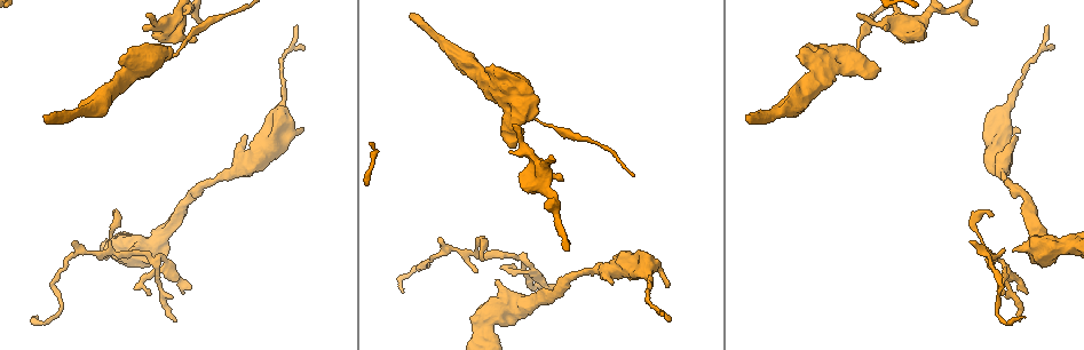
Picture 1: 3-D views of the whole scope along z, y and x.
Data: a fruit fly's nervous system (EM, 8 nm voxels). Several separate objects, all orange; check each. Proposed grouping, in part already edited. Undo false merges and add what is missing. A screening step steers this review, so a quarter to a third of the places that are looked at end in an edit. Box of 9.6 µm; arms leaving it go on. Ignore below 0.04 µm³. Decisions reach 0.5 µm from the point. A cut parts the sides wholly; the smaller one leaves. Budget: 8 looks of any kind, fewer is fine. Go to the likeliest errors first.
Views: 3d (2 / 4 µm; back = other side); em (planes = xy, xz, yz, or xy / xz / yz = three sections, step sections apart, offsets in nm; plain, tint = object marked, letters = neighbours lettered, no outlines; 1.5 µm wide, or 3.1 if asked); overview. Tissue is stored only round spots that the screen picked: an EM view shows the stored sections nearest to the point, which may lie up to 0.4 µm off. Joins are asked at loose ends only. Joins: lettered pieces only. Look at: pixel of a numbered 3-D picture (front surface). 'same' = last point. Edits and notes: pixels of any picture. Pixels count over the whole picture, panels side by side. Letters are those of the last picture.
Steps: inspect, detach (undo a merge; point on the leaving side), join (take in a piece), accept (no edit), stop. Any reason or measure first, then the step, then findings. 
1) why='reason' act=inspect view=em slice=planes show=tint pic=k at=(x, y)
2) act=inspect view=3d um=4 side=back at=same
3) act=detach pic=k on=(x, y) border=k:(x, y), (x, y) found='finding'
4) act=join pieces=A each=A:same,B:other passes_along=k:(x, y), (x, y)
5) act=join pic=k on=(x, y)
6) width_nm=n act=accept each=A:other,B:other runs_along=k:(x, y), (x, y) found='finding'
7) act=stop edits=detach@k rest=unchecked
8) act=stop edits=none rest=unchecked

why='end of a long branch' act=inspect view=em slice=planes show=letters pic=1 at=(748, 119)

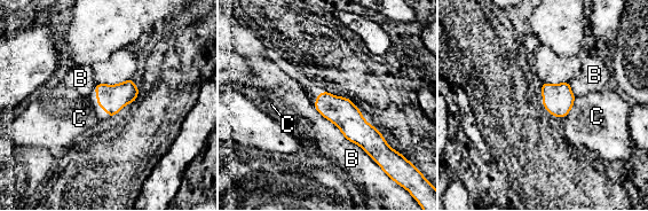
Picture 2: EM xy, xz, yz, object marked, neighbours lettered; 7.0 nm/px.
width_nm=190 act=accept each=B:other,C:other border=2:(576, 98), (573, 108), (564, 118) found='no lettered piece goes on from it'

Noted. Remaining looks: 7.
why='tapers out' act=inspect view=3d um=2 pic=1 at=(193, 41)

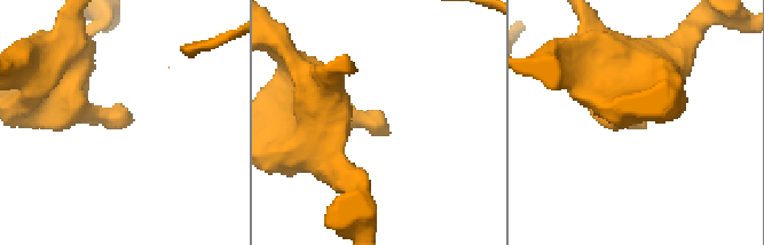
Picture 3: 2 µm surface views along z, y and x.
act=inspect view=em slice=planes show=letters pic=3 at=(124, 124)

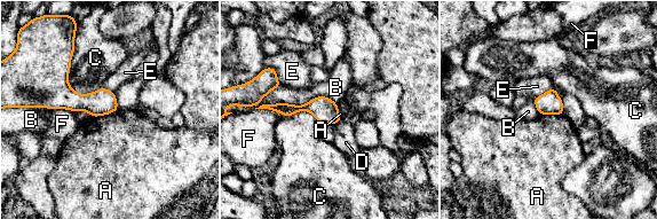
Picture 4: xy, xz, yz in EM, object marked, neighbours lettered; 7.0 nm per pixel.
act=accept each=A:other,B:other,C:other,D:other,E:other,F:other runs_along=4:(269, 107), (323, 108), (337, 119) found='none of them fits'

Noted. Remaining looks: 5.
why='tapers out' act=inspect view=3d um=2 side=back pic=1 at=(1004, 292)

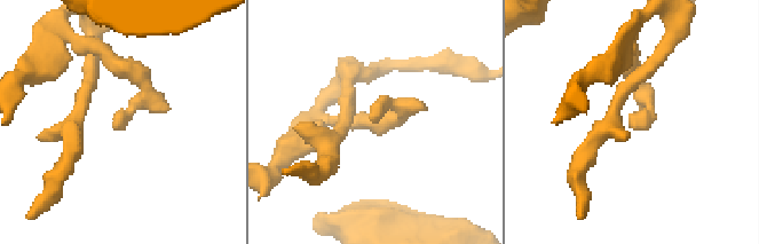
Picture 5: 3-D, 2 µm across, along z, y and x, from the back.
why='need the tissue' act=inspect view=em slice=planes show=letters pic=5 at=(121, 124)

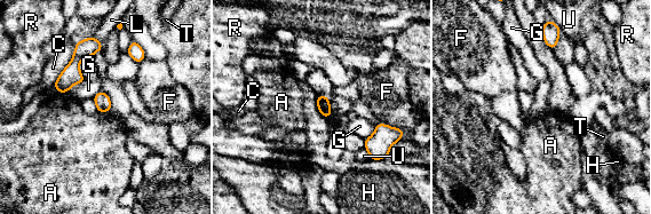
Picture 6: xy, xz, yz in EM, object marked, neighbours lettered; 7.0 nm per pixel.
act=accept each=A:other,C:other,F:other,G:other,H:other,L:other,R:other,T:other,U:other border=6:(97, 111), (109, 112) found='none of them fits'

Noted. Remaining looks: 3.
act=stop edits=none rest=unchecked

